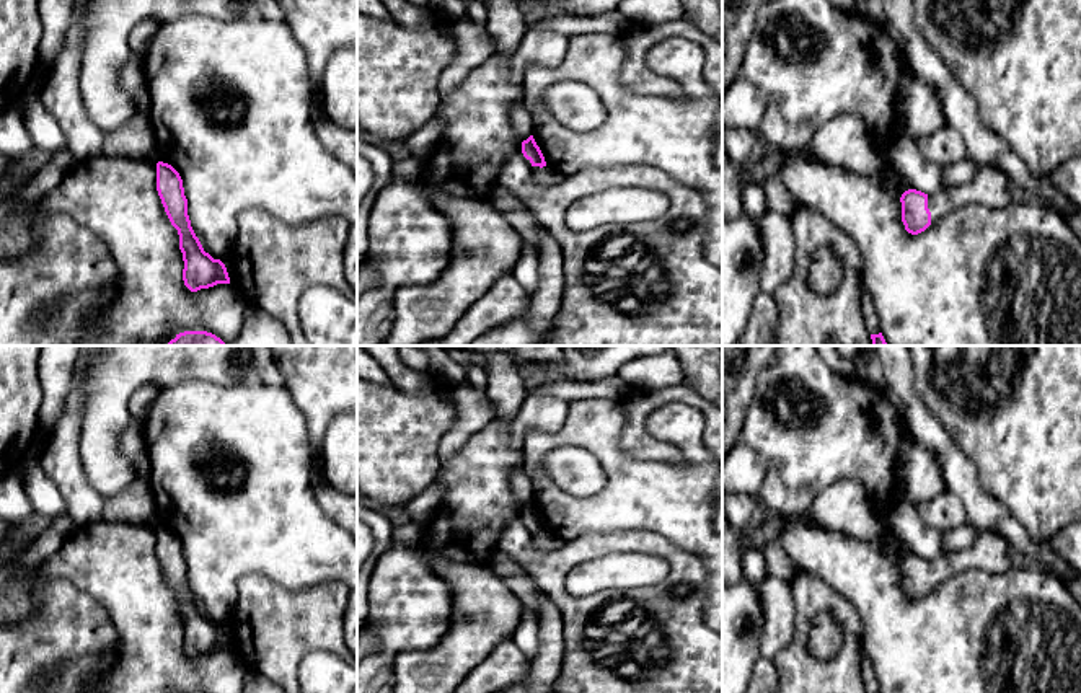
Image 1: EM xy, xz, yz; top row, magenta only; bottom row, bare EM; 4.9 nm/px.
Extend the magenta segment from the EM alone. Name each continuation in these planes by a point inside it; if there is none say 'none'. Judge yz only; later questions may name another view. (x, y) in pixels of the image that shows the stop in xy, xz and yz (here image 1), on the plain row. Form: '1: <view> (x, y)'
1: yz (992, 553)

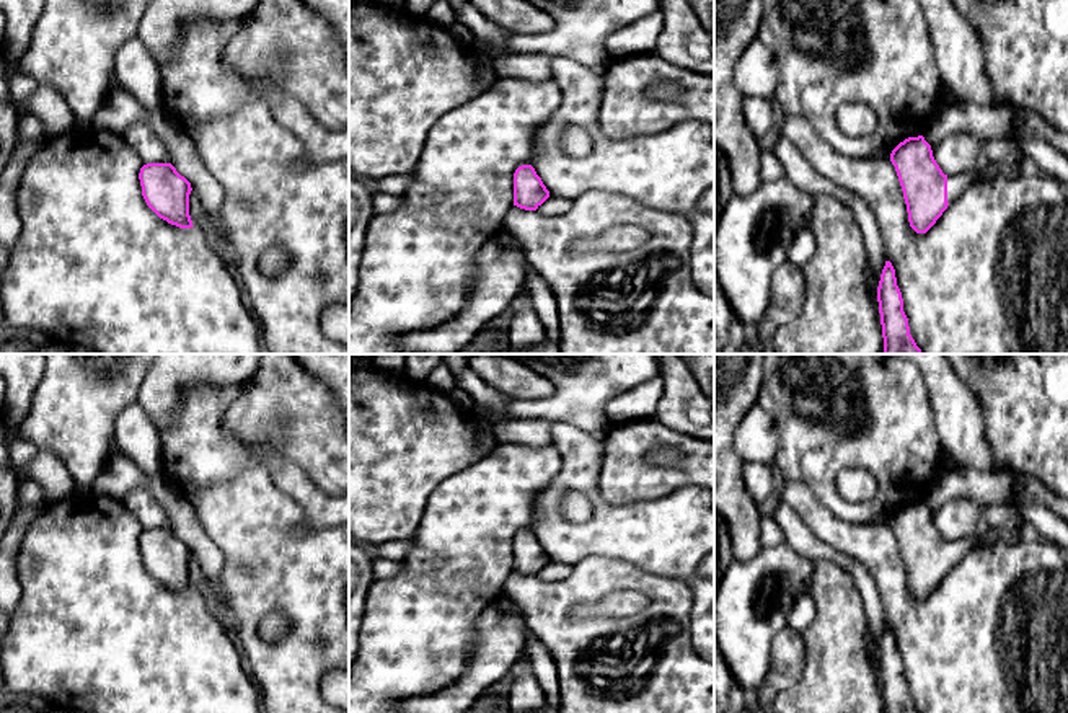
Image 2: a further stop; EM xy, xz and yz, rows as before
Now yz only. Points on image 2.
1: yz (956, 549)

